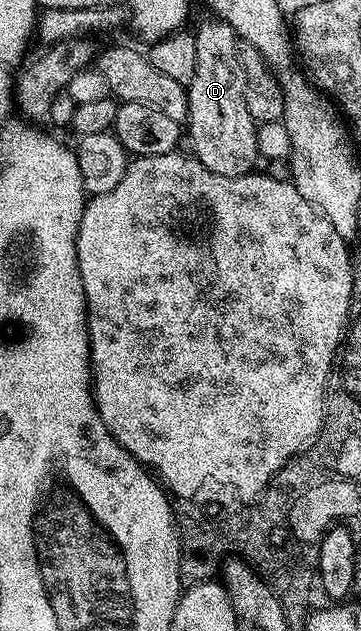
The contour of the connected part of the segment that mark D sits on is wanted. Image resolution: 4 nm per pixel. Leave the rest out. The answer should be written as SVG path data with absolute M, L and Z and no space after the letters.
M211 16L208 22L203 22L193 30L197 44L197 72L193 76L191 85L187 87L189 112L185 130L191 133L190 153L209 172L217 172L217 176L236 178L242 174L252 173L256 169L255 162L260 161L257 148L257 124L253 116L249 116L249 108L245 102L246 78L243 65L239 59L241 49L240 39L228 22L218 16Z

